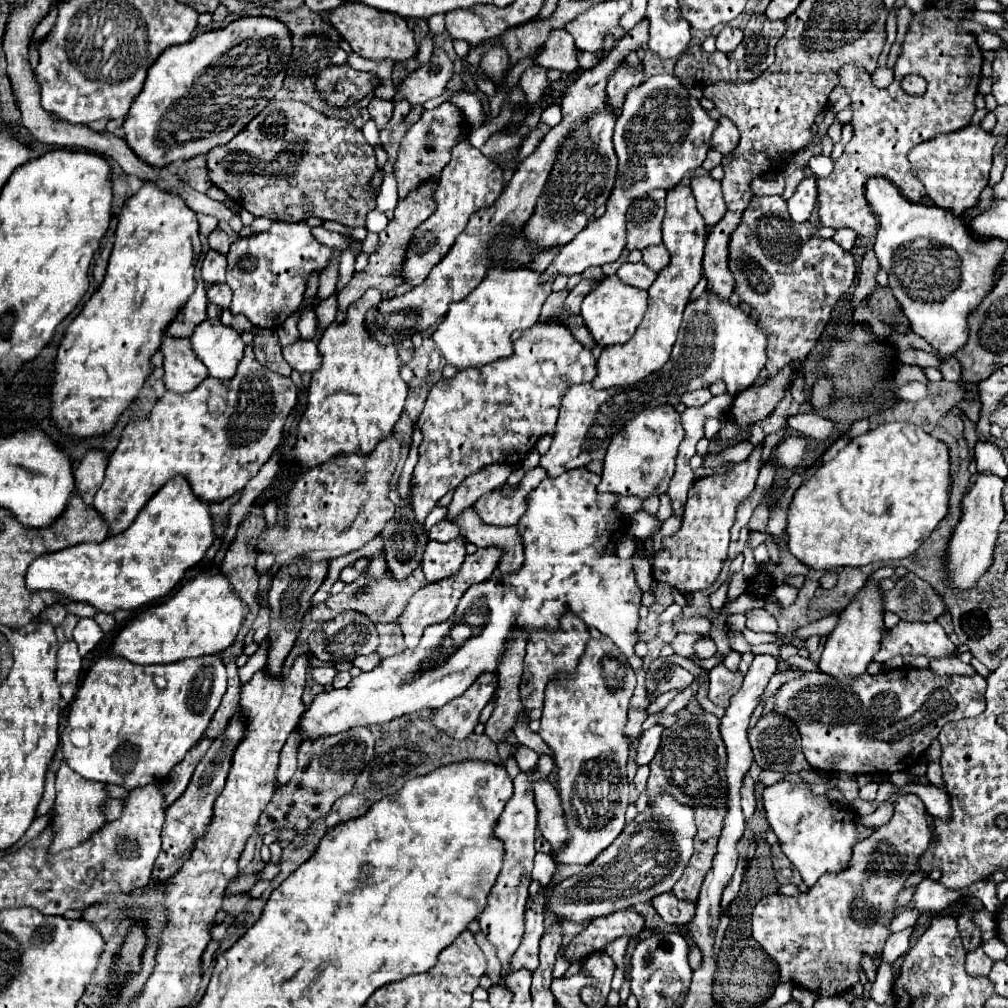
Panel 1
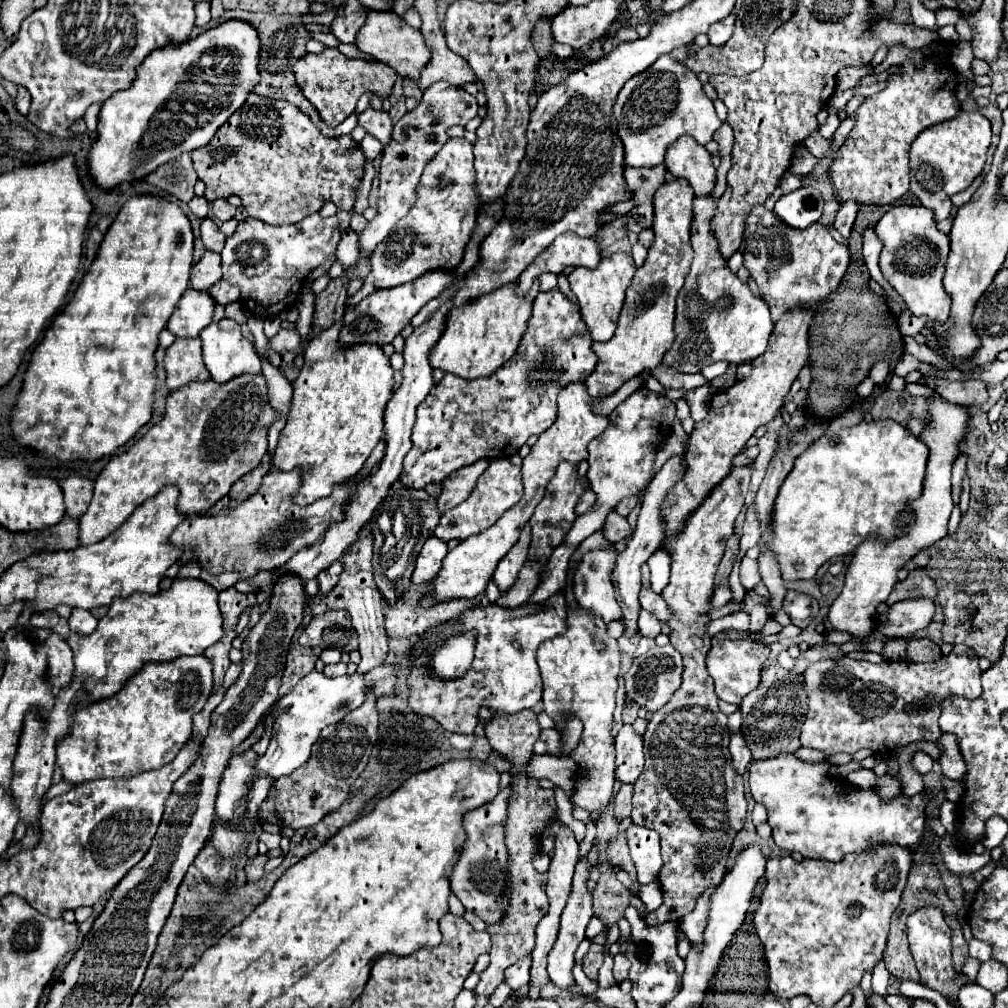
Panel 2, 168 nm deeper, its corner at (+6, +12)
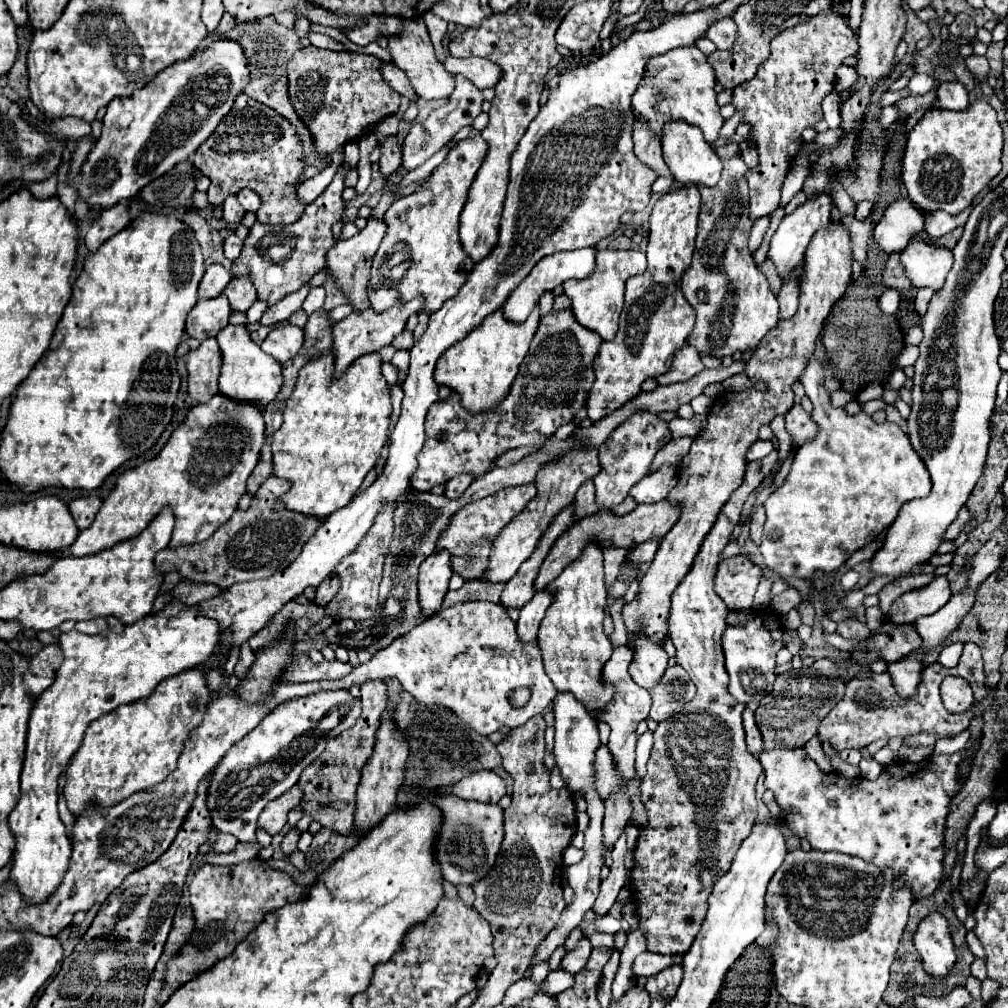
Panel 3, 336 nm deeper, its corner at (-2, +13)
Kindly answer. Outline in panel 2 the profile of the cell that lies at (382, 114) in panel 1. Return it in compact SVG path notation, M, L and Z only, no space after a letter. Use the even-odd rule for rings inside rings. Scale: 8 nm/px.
M372 104L358 116L358 124L374 134L384 146L390 142L390 134L392 134L392 120L390 114L386 110L376 110L372 108Z

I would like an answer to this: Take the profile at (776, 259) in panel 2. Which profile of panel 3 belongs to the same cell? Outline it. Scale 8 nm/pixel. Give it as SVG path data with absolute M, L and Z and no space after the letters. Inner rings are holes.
M784 283L782 291L778 293L778 303L780 303L780 321L790 319L796 309L798 309L798 291L796 291L796 283Z

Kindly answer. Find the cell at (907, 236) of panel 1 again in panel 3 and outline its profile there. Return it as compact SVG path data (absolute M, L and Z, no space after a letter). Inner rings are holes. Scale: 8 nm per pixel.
M912 239L902 251L902 265L914 287L932 287L938 291L952 269L952 251Z

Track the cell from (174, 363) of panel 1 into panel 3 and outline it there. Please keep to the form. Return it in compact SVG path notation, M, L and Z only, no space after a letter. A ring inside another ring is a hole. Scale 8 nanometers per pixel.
M214 337L200 343L196 351L188 355L188 393L194 403L208 403L218 393L220 375L220 347Z

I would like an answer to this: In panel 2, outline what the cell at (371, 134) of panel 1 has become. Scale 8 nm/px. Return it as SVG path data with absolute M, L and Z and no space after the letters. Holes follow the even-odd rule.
M366 134L364 140L360 142L360 146L362 146L362 152L364 152L366 160L374 160L374 158L382 152L382 144L380 144L380 140L374 138L372 134Z

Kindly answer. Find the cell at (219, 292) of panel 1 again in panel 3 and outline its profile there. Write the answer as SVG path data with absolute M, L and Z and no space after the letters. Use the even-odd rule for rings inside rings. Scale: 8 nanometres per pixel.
M234 277L228 283L224 295L228 297L232 309L234 311L242 311L242 313L246 313L252 307L252 303L258 299L256 287L252 287L252 279L250 277Z

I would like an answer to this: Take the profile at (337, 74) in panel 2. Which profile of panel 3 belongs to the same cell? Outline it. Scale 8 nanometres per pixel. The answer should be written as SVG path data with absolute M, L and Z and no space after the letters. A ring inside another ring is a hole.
M304 47L298 49L292 59L288 61L286 67L286 77L288 77L288 95L292 99L296 115L304 121L308 127L312 141L316 145L316 155L318 157L332 157L334 151L342 149L346 143L352 139L364 137L372 127L376 127L382 119L388 115L394 115L400 105L400 95L388 87L380 73L382 61L374 55L364 55L364 53L352 53L352 51L330 51L330 49L318 49L318 47Z

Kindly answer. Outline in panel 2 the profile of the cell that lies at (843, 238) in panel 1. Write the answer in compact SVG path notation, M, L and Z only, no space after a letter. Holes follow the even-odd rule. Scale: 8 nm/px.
M852 200L850 202L842 202L842 206L840 206L838 214L836 214L836 220L834 220L834 226L842 234L842 238L850 236L856 212L858 212L858 204L856 202L852 202Z

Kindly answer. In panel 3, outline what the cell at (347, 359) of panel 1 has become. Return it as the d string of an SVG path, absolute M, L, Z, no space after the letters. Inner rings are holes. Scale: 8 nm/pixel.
M326 353L316 361L306 363L300 373L292 395L284 401L284 421L282 427L272 435L272 455L274 455L274 475L292 483L292 487L280 497L288 511L296 511L308 517L324 521L328 515L346 507L358 493L364 477L376 465L376 459L386 445L390 427L390 389L380 373L380 355L370 353L356 359L340 379L332 379L334 355Z

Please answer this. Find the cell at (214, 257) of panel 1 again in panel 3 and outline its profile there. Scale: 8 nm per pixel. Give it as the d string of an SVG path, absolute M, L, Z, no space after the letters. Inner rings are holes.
M210 265L206 269L206 275L202 277L200 287L198 287L198 299L202 301L202 299L218 297L230 279L232 279L232 275L222 265Z

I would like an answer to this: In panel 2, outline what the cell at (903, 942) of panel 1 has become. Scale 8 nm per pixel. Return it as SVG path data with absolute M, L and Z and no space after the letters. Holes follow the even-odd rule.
M880 960L880 962L876 964L876 968L872 970L872 990L874 990L878 996L886 996L886 994L888 994L888 990L886 990L888 978L890 978L890 972L888 972L886 964Z

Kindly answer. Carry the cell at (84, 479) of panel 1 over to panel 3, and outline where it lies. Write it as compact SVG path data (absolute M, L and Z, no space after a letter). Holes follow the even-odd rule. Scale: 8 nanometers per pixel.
M94 495L78 497L78 499L68 503L68 509L70 509L70 513L72 513L74 521L76 521L76 527L80 531L84 531L84 529L88 529L92 525L92 519L96 517L96 513L100 509L100 503L102 501L98 497L94 497Z

